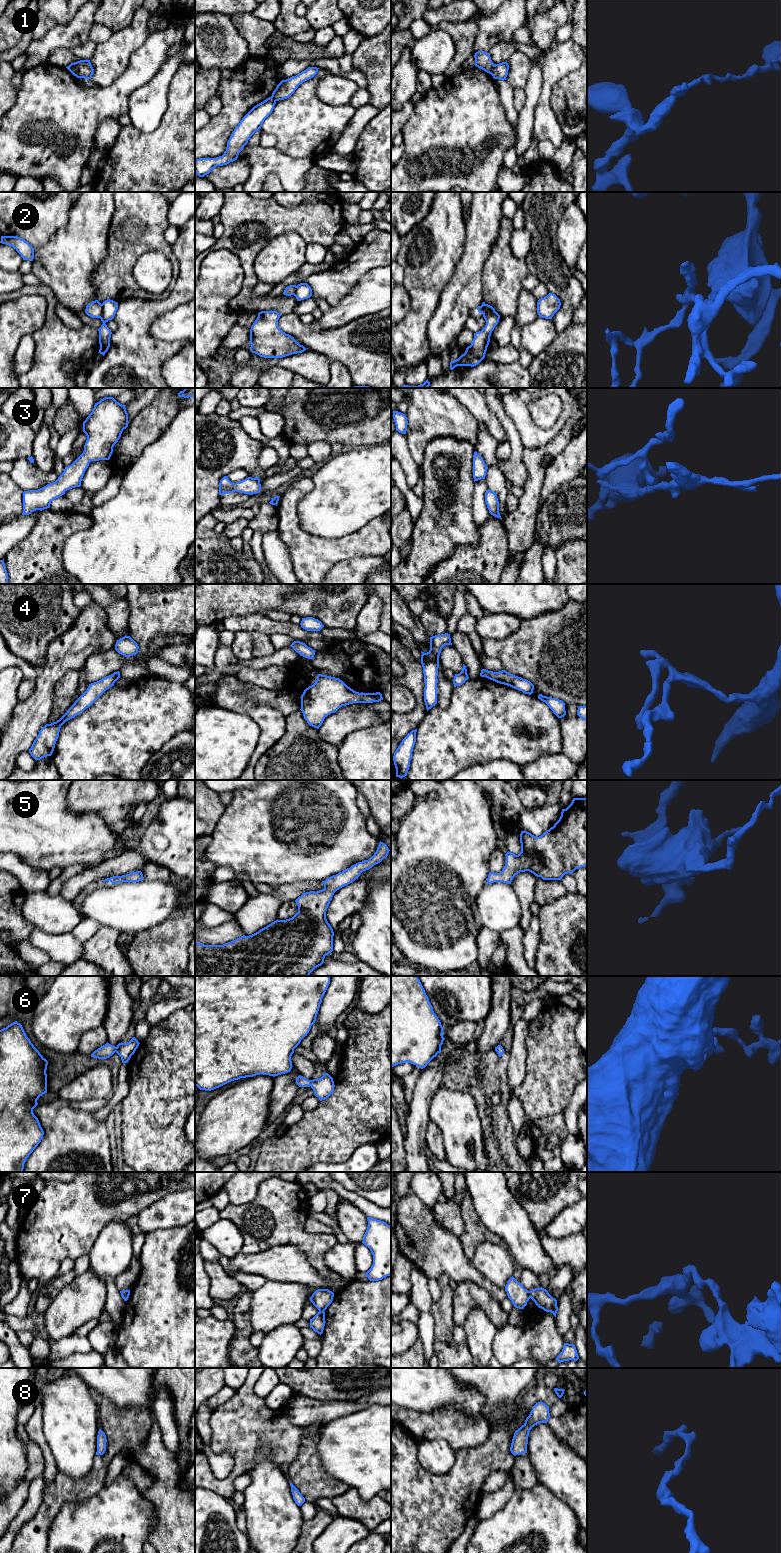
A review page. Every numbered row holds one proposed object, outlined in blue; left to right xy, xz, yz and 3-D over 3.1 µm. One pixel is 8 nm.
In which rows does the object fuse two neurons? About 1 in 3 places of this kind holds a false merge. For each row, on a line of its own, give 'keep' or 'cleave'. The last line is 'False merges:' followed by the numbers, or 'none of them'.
1: cleave
2: cleave
3: keep
4: keep
5: keep
6: keep
7: cleave
8: keep
False merges: 1, 2, 7

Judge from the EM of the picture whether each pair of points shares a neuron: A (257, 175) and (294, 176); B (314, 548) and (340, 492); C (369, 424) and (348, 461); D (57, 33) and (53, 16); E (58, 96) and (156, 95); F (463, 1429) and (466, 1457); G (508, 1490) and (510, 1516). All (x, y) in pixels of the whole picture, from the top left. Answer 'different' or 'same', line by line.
A: same
B: different
C: different
D: different
E: different
F: different
G: different

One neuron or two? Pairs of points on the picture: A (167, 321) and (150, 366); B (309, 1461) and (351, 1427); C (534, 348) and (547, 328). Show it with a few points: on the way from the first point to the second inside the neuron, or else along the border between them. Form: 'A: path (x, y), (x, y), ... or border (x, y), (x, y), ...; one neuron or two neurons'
A: border (150, 325), (150, 334), (158, 339), (184, 339); two neurons
B: border (319, 1433), (317, 1453), (322, 1468), (329, 1475); two neurons
C: path (534, 343), (542, 333); one neuron

